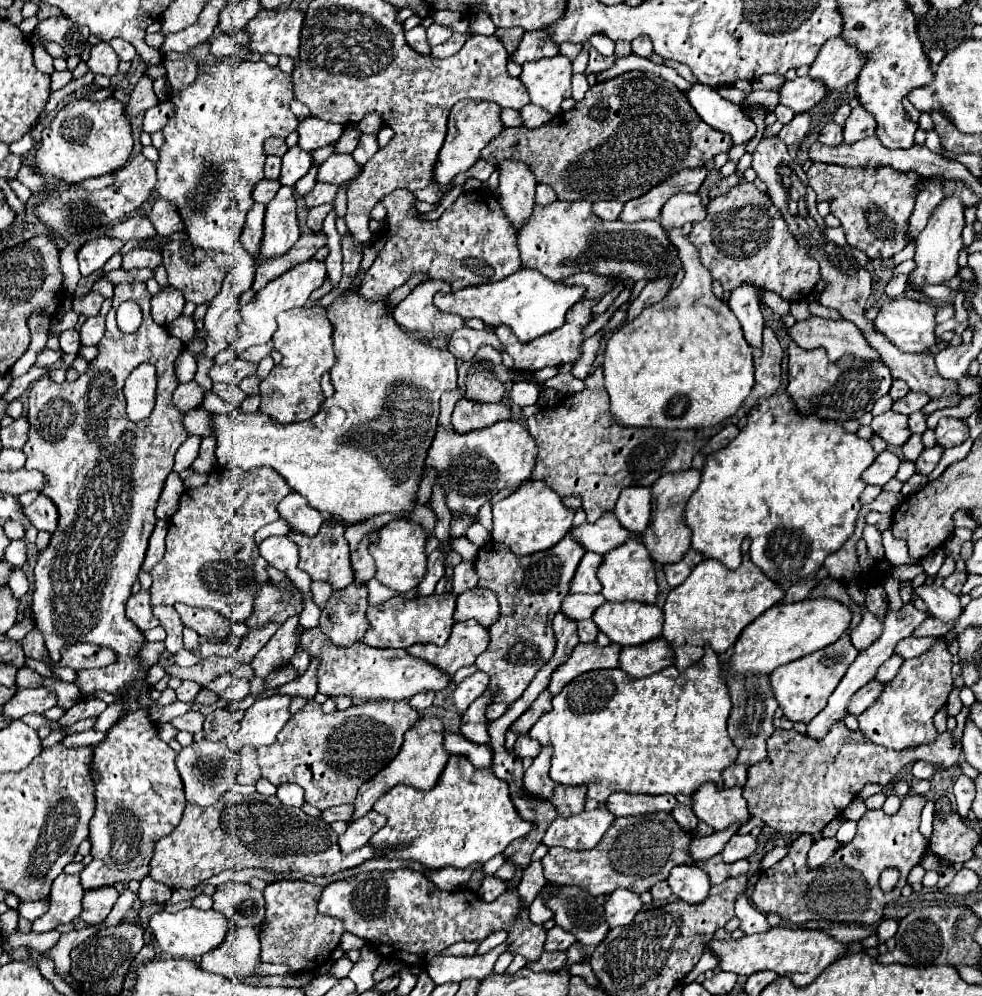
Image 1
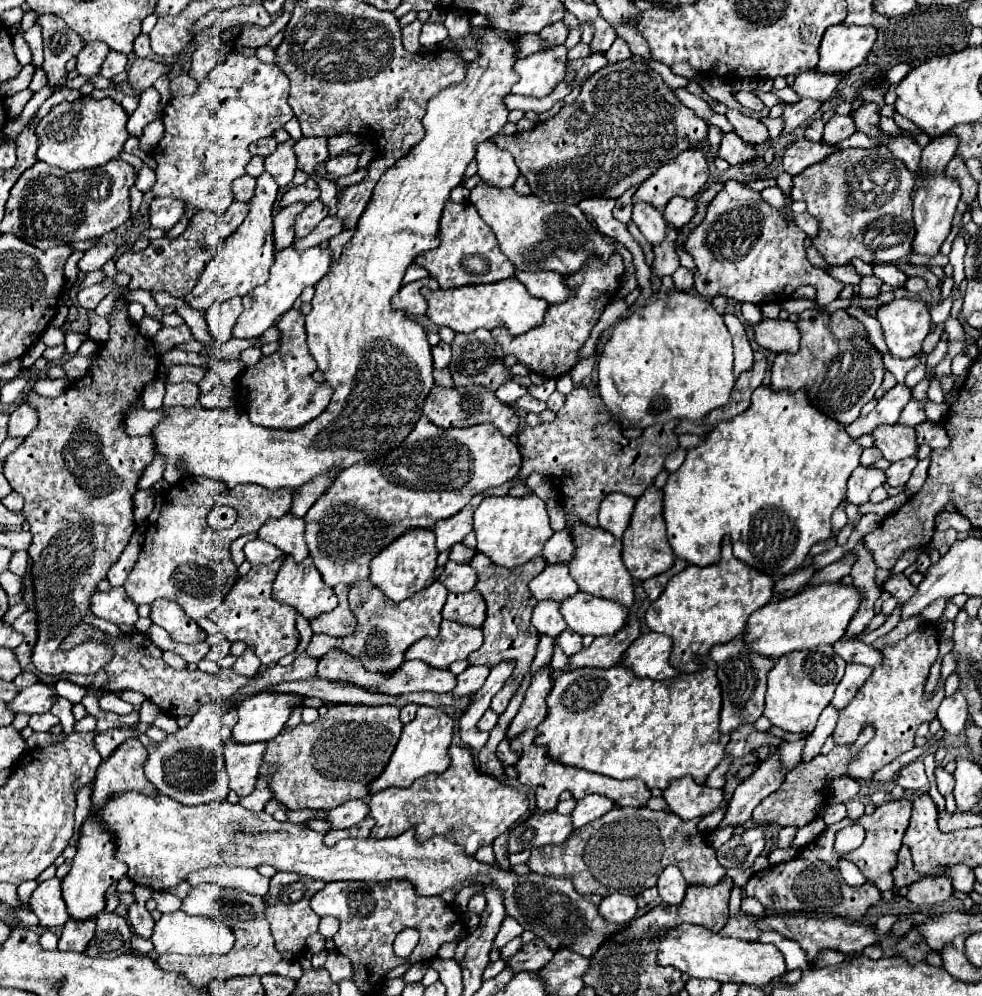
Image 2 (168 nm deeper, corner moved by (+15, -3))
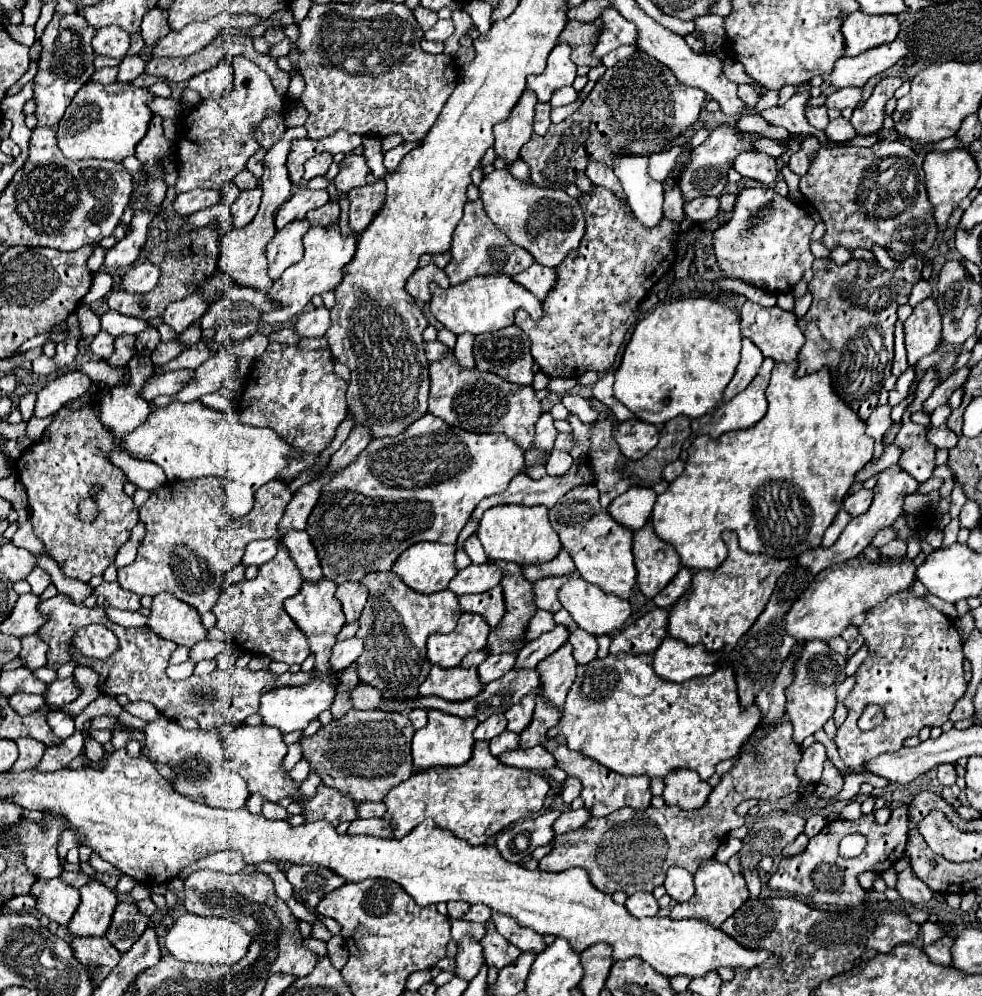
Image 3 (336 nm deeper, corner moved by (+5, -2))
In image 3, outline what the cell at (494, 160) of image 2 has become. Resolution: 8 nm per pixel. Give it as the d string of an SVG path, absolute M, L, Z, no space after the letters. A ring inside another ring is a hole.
M526 88L514 110L510 112L508 120L498 122L494 126L494 150L498 158L506 158L508 166L520 156L520 148L528 142L532 136L532 122L534 122L534 106L536 106L536 94Z

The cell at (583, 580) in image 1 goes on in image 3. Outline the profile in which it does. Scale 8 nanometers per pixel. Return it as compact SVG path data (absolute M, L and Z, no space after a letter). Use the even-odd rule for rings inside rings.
M566 576L560 578L540 578L532 584L532 592L534 592L534 604L540 610L548 610L548 612L558 612L562 608L562 604L558 602L558 586L566 580Z

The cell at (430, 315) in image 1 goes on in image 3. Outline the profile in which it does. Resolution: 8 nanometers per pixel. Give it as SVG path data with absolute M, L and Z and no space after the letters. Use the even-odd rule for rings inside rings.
M428 264L424 268L416 268L414 270L414 274L406 282L406 290L408 290L408 294L412 298L422 300L422 302L430 302L430 290L428 290L430 282L436 282L442 288L450 286L448 276L444 274L444 270L440 270L436 264Z

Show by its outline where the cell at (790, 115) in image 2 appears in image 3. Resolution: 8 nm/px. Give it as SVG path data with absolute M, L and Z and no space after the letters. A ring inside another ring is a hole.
M850 86L850 88L840 88L838 92L828 96L826 108L836 108L836 110L844 110L844 108L858 108L862 104L862 86Z

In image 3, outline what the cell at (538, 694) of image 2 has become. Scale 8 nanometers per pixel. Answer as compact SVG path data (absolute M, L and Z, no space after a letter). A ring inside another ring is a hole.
M566 642L560 646L554 654L546 656L542 662L538 662L536 670L542 674L542 690L540 694L554 702L554 706L564 706L566 694L574 682L578 662L572 656L572 644Z

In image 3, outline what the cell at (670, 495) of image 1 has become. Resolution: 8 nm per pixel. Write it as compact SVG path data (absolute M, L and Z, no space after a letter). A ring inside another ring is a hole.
M648 522L642 530L634 532L632 552L638 570L636 582L646 598L654 598L682 566L676 550L654 534L652 522Z

